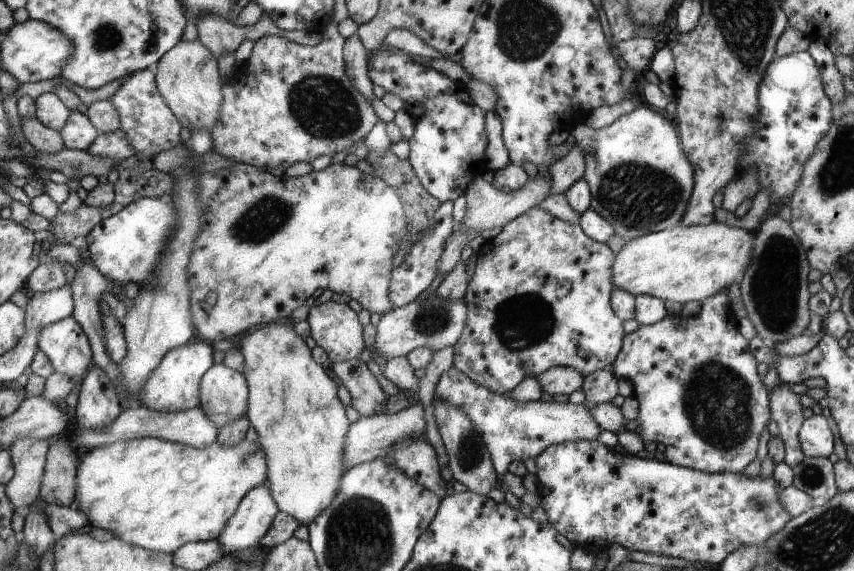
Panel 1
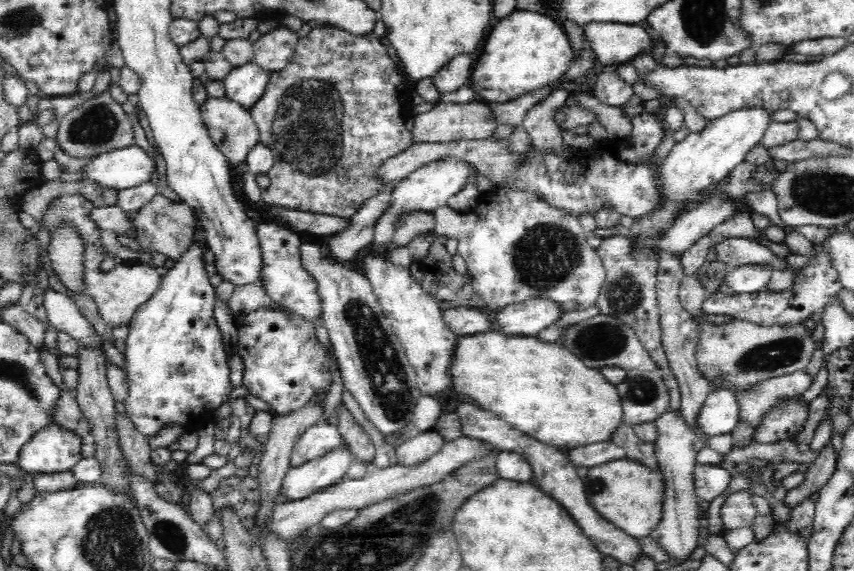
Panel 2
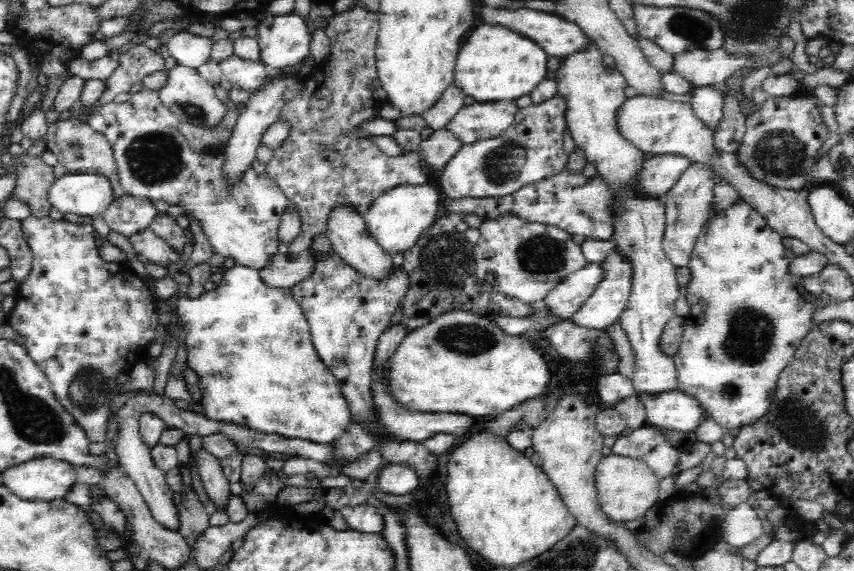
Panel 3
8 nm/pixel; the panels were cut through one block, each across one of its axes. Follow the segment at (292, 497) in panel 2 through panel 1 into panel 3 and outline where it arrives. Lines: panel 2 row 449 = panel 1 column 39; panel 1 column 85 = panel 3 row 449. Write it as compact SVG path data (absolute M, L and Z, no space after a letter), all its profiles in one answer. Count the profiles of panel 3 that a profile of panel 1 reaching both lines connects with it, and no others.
M391 325L388 326L387 329L379 336L377 347L374 354L374 364L372 364L372 382L370 382L371 392L372 392L372 403L374 403L374 414L372 414L372 418L368 420L368 422L356 422L355 420L350 420L350 424L348 424L348 430L344 432L344 434L340 434L338 436L338 440L332 440L330 444L332 445L332 458L330 460L326 460L324 464L328 466L331 462L338 462L340 466L342 466L337 471L332 471L336 473L340 473L341 470L352 464L352 460L356 460L356 458L360 458L366 452L378 450L379 446L386 441L412 441L417 443L423 443L427 438L430 436L434 436L438 433L444 434L452 434L458 439L463 438L470 432L472 428L472 424L474 424L474 418L468 415L450 415L447 413L440 413L440 412L416 412L415 410L408 410L405 406L399 404L396 401L396 397L394 397L394 393L390 391L390 386L387 383L387 364L389 363L390 358L394 356L394 352L400 346L400 343L403 341L403 338L406 336L406 329L400 325Z

